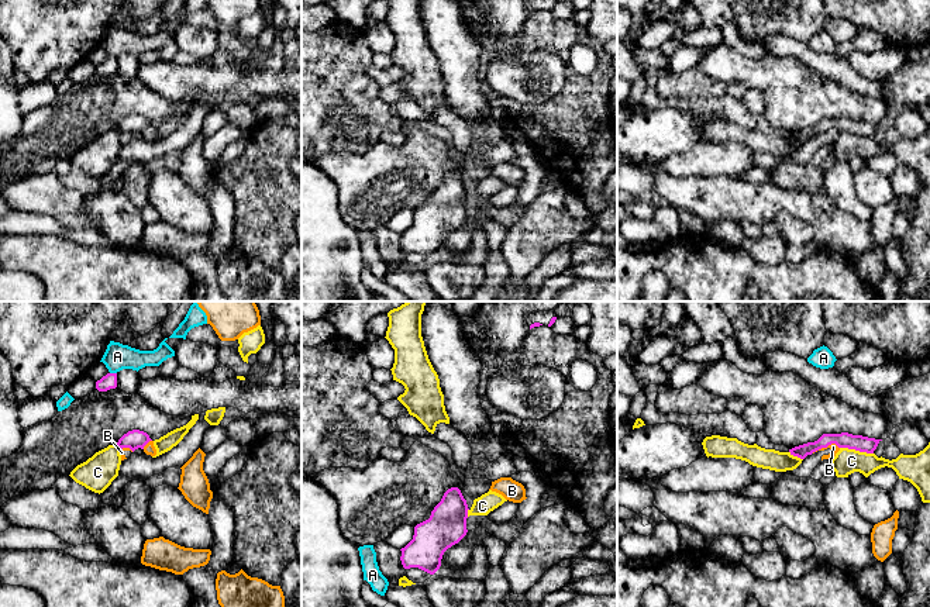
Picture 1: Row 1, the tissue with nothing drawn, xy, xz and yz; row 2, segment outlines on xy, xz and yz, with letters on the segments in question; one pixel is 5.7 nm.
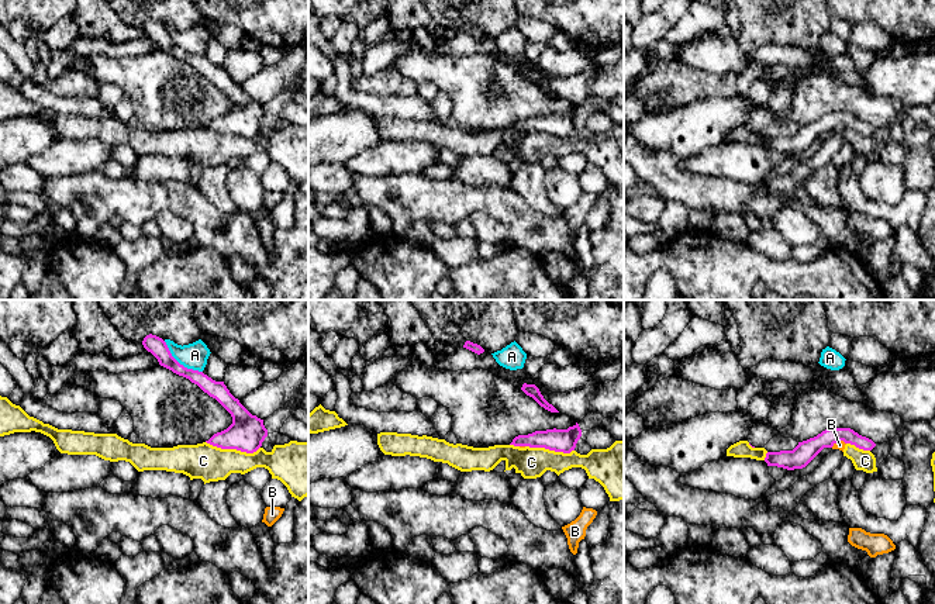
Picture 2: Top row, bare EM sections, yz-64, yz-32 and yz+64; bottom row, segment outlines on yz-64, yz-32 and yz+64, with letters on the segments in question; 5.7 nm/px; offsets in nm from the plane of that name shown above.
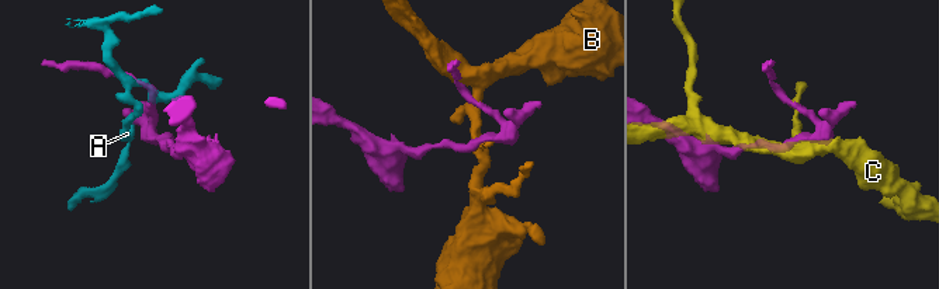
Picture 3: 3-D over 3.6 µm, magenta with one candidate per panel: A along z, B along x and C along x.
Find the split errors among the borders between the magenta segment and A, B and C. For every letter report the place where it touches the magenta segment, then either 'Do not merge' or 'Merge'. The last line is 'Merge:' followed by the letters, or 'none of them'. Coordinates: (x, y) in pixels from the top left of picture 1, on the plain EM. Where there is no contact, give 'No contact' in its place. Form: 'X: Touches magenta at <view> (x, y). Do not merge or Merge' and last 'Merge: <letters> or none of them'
A: Touches magenta at xy (113, 58). Do not merge
B: Touches magenta at yz (825, 131). Do not merge
C: Touches magenta at yz (857, 134). Do not merge
Merge: none of them

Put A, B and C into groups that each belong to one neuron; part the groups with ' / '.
A / B / C

